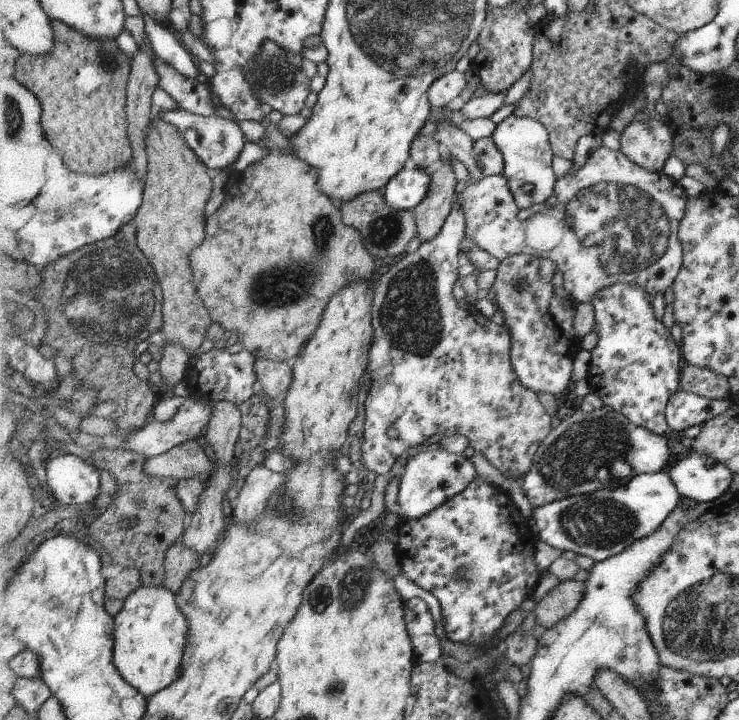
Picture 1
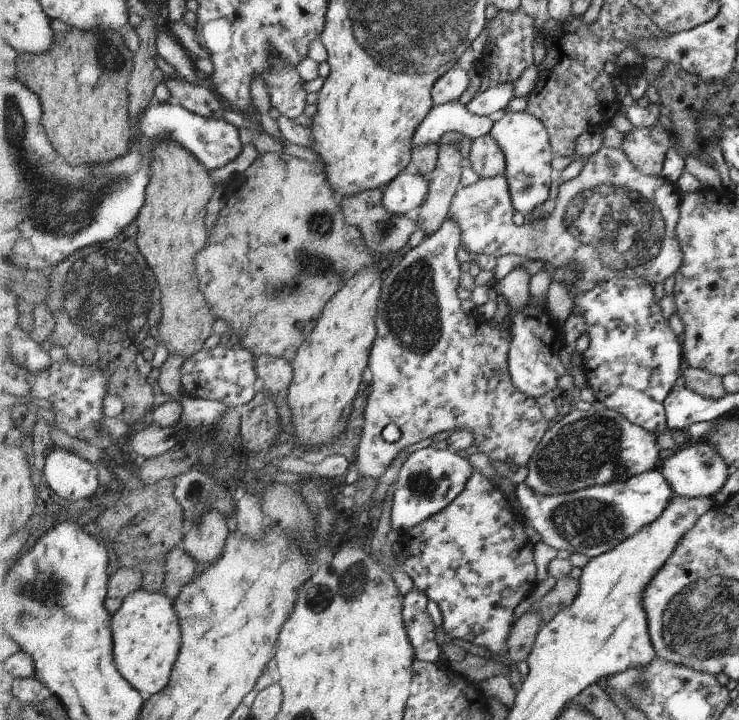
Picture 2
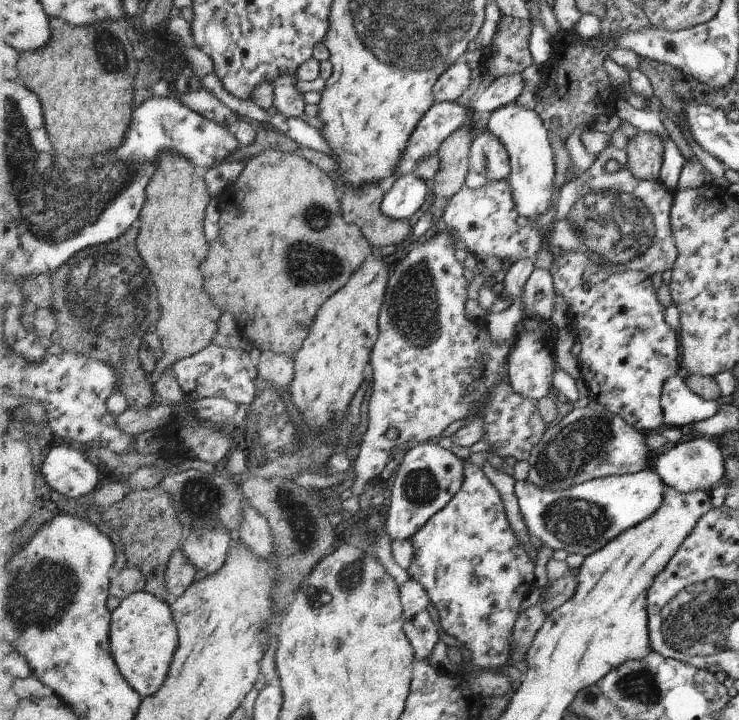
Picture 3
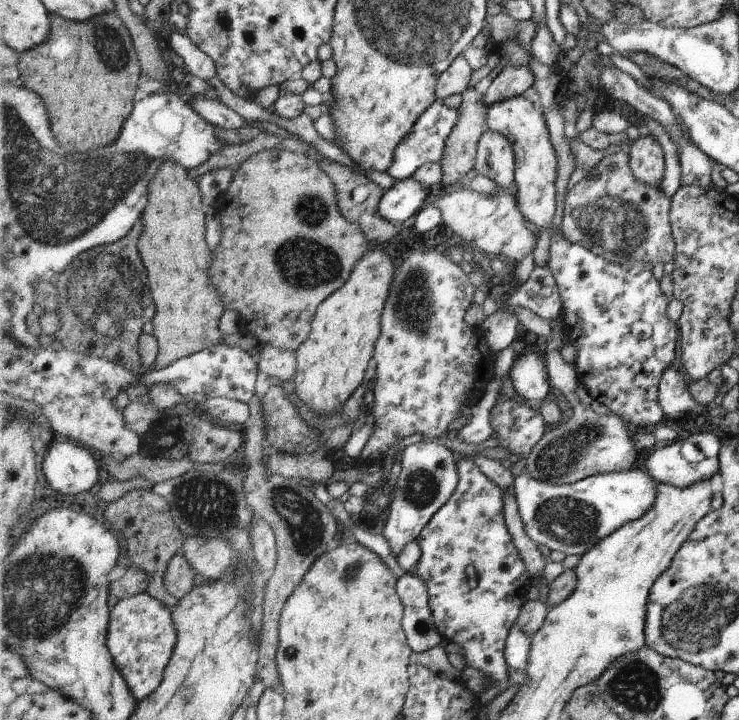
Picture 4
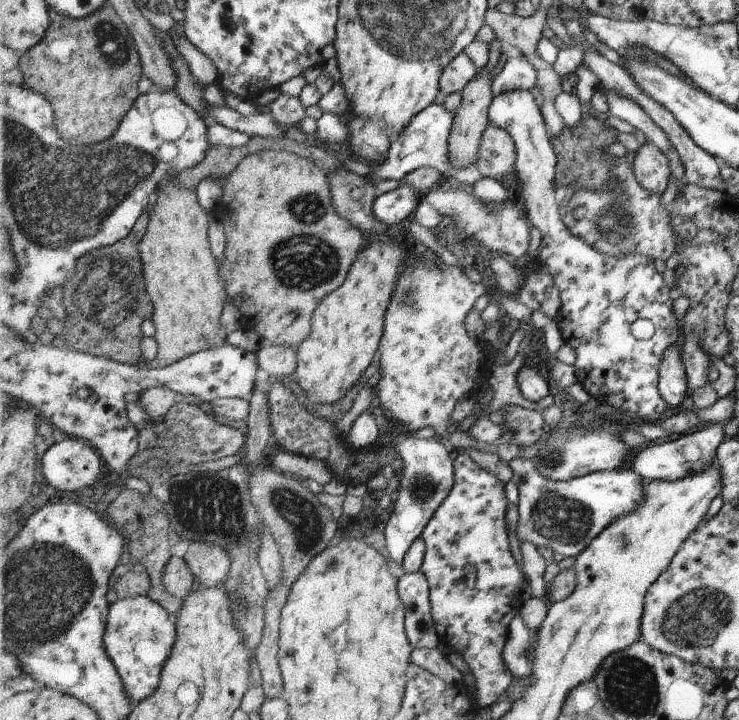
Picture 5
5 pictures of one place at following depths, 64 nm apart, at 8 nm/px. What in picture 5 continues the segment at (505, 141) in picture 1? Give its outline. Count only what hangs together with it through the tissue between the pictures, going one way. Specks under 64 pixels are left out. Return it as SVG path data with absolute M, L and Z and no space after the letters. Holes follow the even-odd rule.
M526 90L502 92L493 98L488 110L489 124L507 130L510 138L516 143L517 156L515 172L517 173L517 187L514 191L515 198L519 201L534 228L540 230L541 239L539 252L536 256L539 264L548 271L559 290L561 306L556 316L558 328L562 332L564 343L571 345L577 353L574 362L577 382L592 398L603 406L604 409L618 407L621 410L620 418L625 420L635 419L641 421L658 422L665 419L668 404L662 400L660 391L660 372L662 358L666 350L678 342L678 326L672 314L672 300L664 278L656 272L652 258L643 254L624 252L620 256L610 256L594 250L582 238L570 234L563 218L560 218L558 204L554 200L554 152L550 146L550 138L544 130L542 112L538 112L538 104L534 102L532 94ZM646 320L652 324L654 334L650 338L640 338L632 332L634 322Z

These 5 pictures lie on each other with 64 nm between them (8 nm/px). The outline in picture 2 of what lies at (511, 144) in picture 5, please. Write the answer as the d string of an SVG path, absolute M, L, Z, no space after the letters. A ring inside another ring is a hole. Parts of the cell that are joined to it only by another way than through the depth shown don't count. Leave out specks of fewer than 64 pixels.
M491 134L473 139L468 166L481 178L494 178L506 172L506 157Z

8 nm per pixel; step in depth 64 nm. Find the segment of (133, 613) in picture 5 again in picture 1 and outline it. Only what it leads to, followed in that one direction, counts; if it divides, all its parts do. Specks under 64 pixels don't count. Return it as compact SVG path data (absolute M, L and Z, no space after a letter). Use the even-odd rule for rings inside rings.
M166 586L141 587L126 600L115 626L115 664L131 686L150 699L177 682L189 645L189 619L172 590Z

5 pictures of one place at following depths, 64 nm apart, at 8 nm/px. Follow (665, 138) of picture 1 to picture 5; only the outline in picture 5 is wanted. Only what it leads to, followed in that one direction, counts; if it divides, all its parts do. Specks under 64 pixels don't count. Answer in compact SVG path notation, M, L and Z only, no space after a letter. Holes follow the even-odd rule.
M648 141L640 145L632 166L640 186L654 194L664 194L672 172L671 168L668 168L666 154L656 144Z

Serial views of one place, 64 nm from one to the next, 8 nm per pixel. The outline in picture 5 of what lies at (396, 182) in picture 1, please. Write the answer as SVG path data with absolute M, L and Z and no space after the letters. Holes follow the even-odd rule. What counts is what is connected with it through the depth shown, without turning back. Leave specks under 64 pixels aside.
M400 183L398 188L383 193L374 201L374 216L386 226L403 222L416 210L422 195L416 188Z

